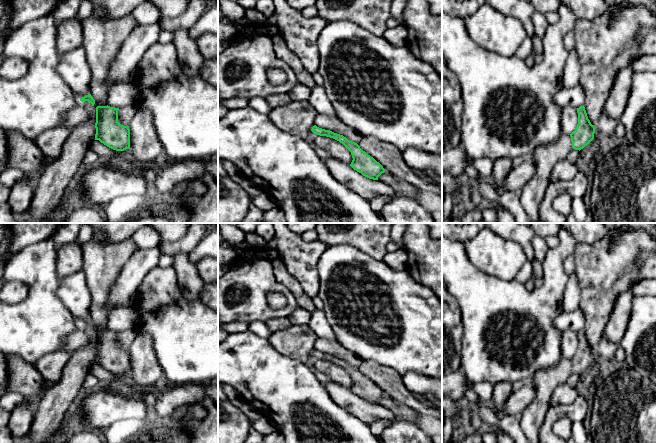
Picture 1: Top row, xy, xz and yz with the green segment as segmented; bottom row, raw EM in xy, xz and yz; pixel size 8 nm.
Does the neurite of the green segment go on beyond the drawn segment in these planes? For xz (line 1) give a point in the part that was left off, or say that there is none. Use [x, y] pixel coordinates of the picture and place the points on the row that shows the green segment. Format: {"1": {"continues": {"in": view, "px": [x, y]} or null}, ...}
{"1": {"continues": null}}

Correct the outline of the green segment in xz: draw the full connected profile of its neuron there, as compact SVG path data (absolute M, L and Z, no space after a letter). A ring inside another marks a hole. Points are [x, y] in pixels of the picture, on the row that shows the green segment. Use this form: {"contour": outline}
{"contour": "M316 125L312 127L311 131L316 135L330 137L342 143L351 152L353 160L350 166L363 176L378 180L378 177L385 172L379 162L363 151L357 143L348 140L343 135L319 128Z"}

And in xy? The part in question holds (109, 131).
{"contour": "M108 105L96 107L95 140L113 150L124 151L130 148L130 129L118 122L118 110Z"}

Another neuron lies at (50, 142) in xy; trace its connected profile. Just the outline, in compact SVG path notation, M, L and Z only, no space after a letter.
M57 126L43 131L35 140L35 144L46 156L58 158L61 155L63 145L70 135L70 130Z

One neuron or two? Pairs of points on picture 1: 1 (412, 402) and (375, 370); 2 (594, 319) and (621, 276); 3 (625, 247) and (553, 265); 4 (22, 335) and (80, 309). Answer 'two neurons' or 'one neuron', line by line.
1: one neuron
2: one neuron
3: two neurons
4: two neurons

